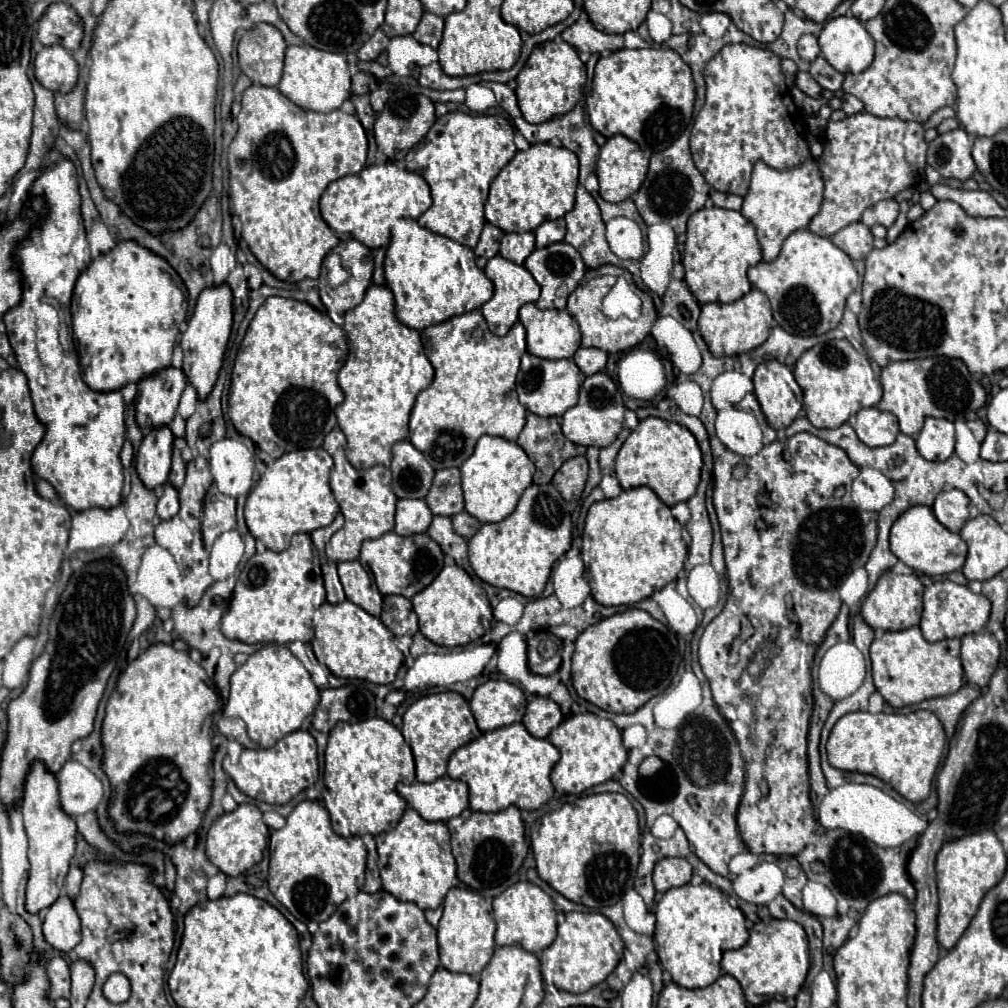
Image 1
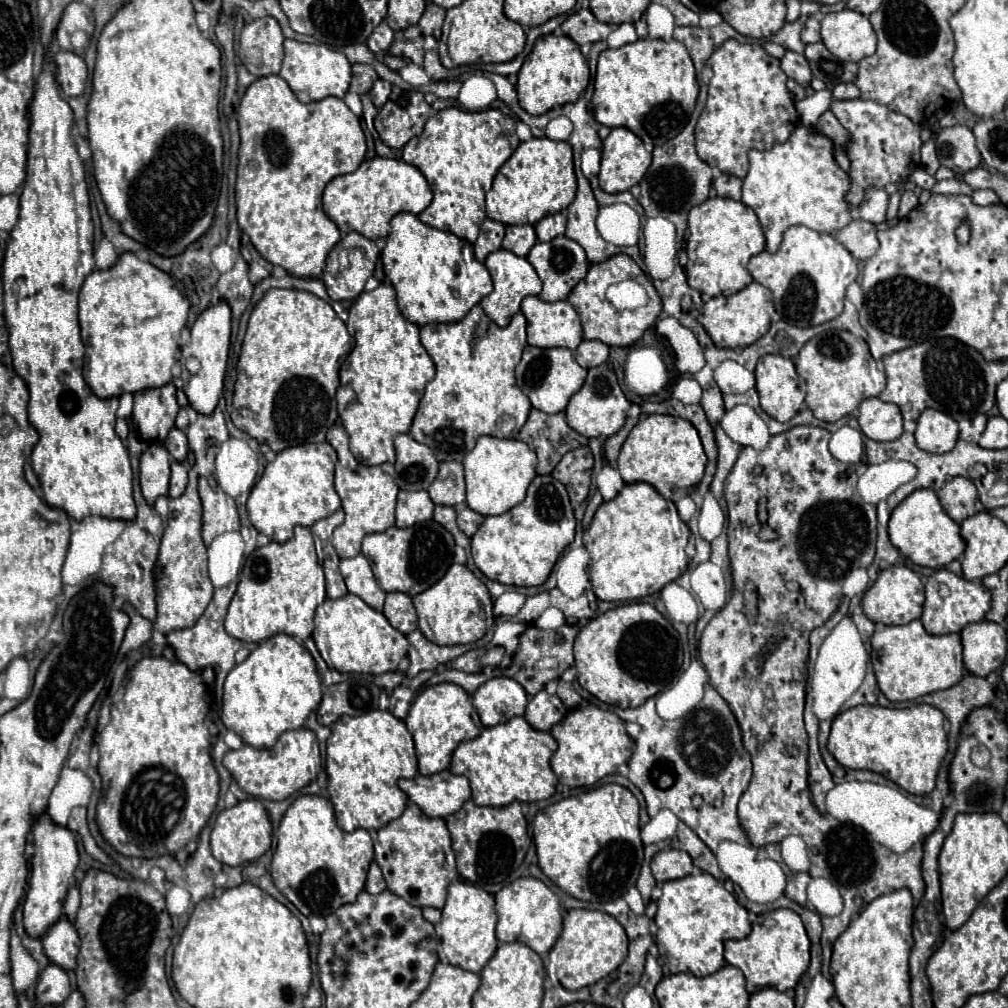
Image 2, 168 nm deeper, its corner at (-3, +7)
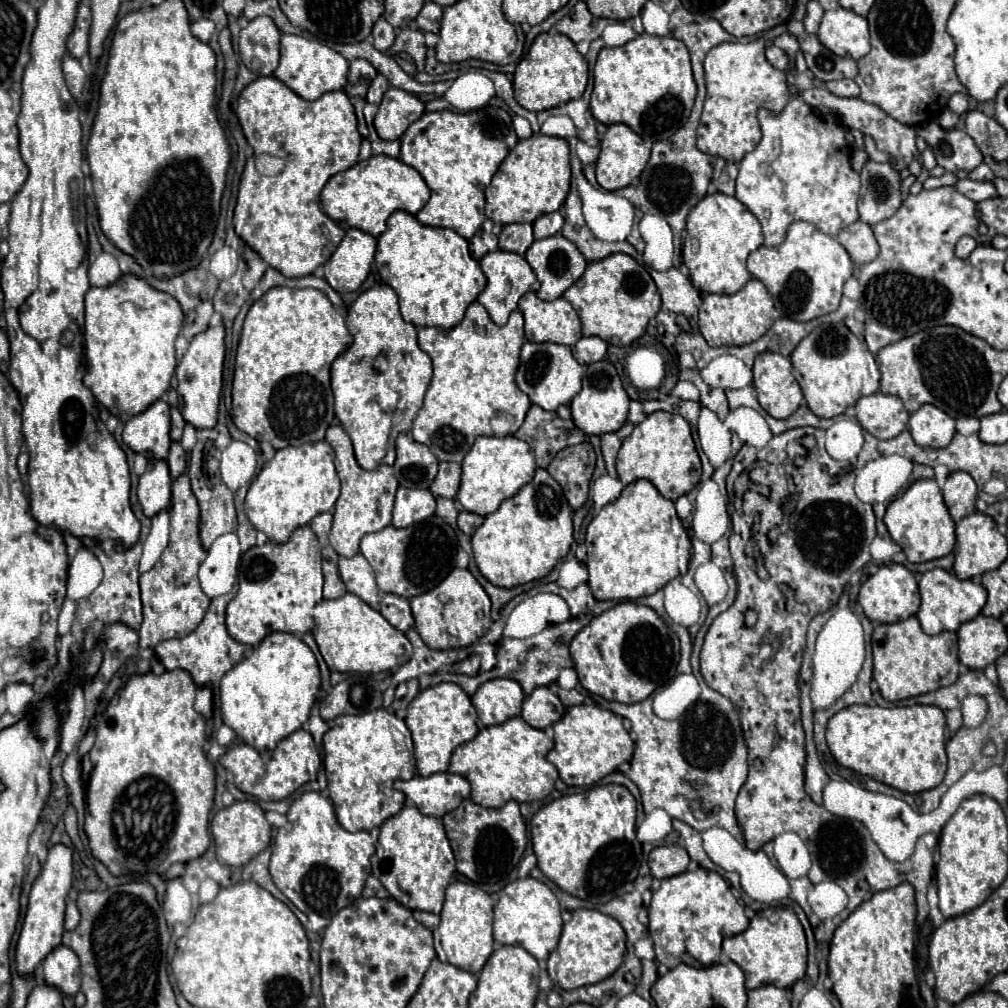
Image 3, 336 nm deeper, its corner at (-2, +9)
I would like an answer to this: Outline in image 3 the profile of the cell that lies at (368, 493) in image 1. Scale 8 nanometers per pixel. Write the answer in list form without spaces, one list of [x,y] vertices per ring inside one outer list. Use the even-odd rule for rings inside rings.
[[[340,425],[328,427],[326,441],[334,449],[335,467],[338,471],[338,477],[340,477],[340,483],[342,483],[342,493],[340,493],[336,507],[334,507],[334,523],[332,523],[332,531],[330,531],[330,545],[338,555],[352,557],[360,551],[358,545],[360,545],[360,539],[364,535],[376,533],[376,531],[390,525],[394,493],[398,489],[398,481],[396,481],[394,469],[390,465],[383,464],[378,469],[372,469],[372,471],[362,469],[354,459],[352,441]]]

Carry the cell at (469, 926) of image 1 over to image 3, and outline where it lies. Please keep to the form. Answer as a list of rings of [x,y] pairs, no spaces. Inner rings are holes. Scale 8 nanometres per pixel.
[[[456,881],[446,889],[446,901],[440,913],[439,927],[433,932],[436,956],[442,962],[452,963],[468,973],[480,973],[494,951],[492,937],[494,899],[472,883]]]

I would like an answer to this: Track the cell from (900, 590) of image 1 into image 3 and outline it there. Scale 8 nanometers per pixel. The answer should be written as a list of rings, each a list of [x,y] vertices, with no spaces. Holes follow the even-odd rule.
[[[898,563],[882,565],[860,587],[858,603],[862,605],[866,617],[872,623],[898,623],[902,619],[908,619],[908,617],[916,615],[916,611],[920,607],[920,593],[918,593],[916,577],[904,565],[898,565]]]

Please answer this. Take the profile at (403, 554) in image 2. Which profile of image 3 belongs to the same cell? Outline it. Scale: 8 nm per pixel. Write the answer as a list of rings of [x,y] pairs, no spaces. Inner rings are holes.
[[[430,517],[406,529],[396,529],[388,525],[382,531],[364,535],[360,543],[360,551],[372,565],[376,573],[378,589],[382,593],[394,593],[410,599],[434,589],[454,569],[458,539],[448,523],[444,523],[440,517]]]

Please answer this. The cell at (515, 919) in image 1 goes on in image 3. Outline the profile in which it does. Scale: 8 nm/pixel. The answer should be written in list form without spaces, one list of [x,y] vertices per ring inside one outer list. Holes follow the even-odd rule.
[[[524,877],[508,883],[498,893],[494,907],[493,937],[500,945],[520,945],[536,959],[548,959],[550,951],[556,949],[562,933],[562,917],[556,895],[548,885],[538,879]]]

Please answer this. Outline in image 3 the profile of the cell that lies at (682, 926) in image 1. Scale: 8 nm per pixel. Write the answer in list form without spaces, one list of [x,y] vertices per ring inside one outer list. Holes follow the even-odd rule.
[[[706,869],[684,871],[664,879],[652,893],[648,917],[648,933],[654,941],[656,961],[664,963],[668,969],[680,963],[692,967],[718,963],[722,939],[738,935],[748,927],[745,906],[732,895],[722,875]]]

